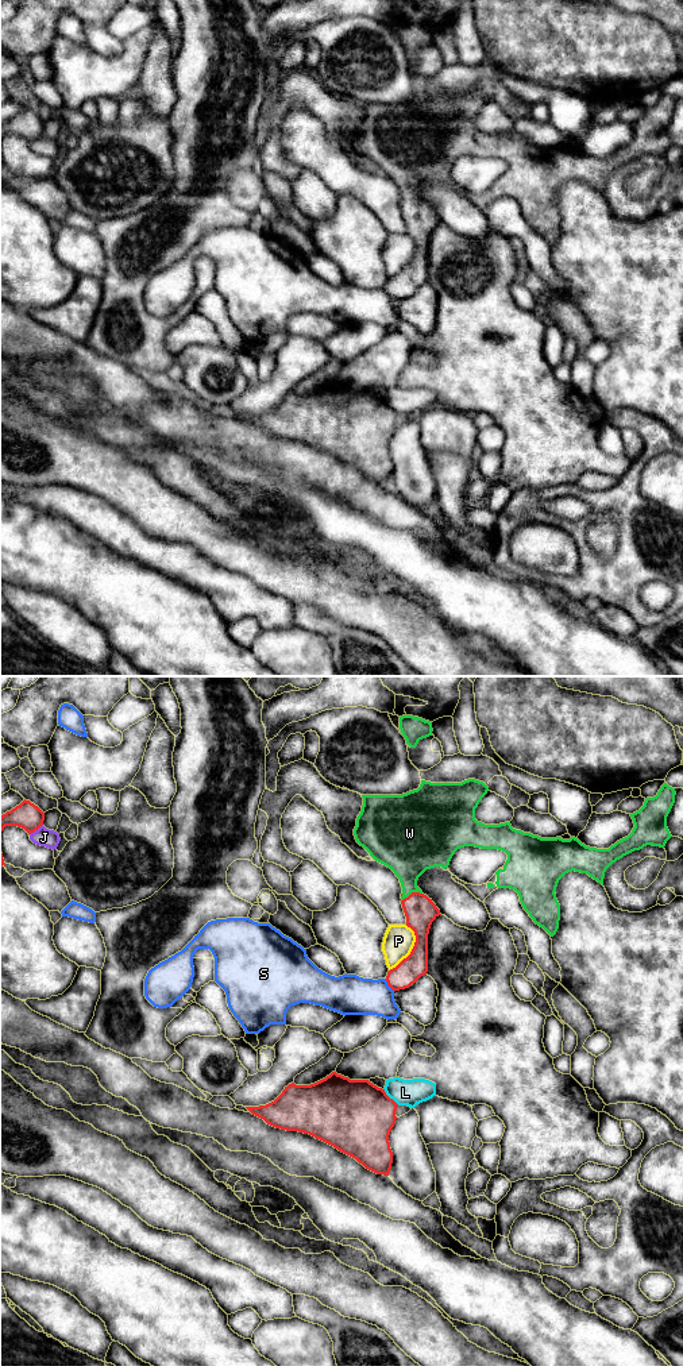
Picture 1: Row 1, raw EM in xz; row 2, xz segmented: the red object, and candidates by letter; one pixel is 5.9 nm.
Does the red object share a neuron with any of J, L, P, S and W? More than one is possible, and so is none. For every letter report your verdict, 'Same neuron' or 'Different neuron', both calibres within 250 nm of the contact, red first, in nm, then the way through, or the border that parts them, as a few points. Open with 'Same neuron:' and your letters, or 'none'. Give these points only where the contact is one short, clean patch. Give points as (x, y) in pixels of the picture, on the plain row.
Same neuron: W
J: Different neuron. Thickness 160 nm (red) against 110 nm. Boundary: xz (42, 132), (30, 143)
L: Different neuron. Thickness 440 nm (red) against 160 nm
P: Different neuron. Thickness 190 nm (red) against 190 nm
S: Different neuron. Thickness 150 nm (red) against 240 nm
W: Same neuron. Thickness 190 nm (red) against 300 nm. Path across: xz (420, 220), (413, 211), (412, 201), (408, 189), (408, 159)

